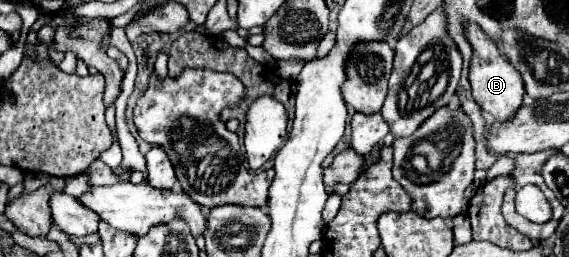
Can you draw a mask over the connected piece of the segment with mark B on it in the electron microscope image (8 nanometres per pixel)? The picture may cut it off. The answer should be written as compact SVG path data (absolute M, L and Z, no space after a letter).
M471 23L471 27L467 27L467 41L473 47L469 81L471 81L471 91L473 91L475 101L479 103L479 107L483 111L493 115L495 121L511 119L517 113L517 109L521 107L521 101L525 95L525 87L523 87L523 79L521 79L519 71L515 71L515 67L511 67L511 63L503 57L499 47L495 43L491 43L491 39L487 39L487 35L483 35L483 31L479 31L479 27L475 27L475 23Z

